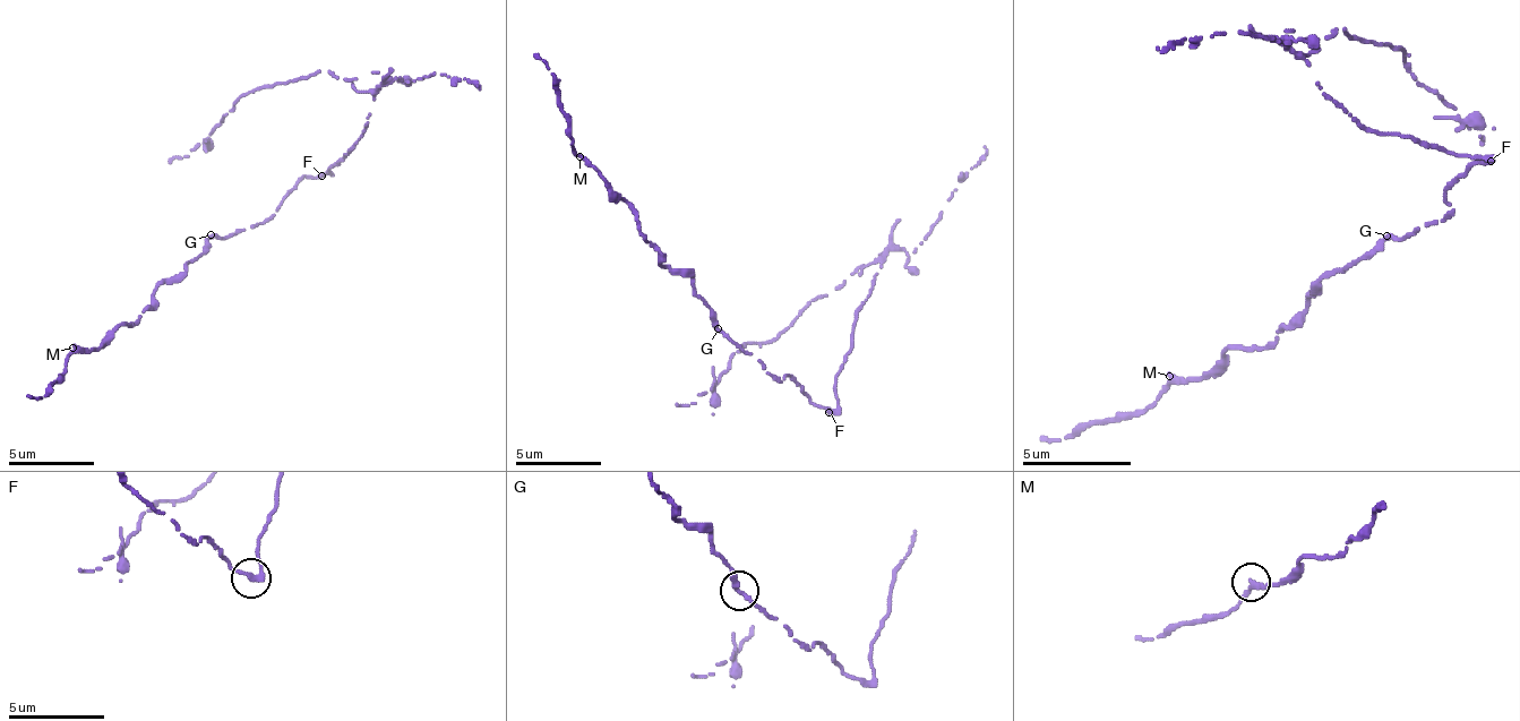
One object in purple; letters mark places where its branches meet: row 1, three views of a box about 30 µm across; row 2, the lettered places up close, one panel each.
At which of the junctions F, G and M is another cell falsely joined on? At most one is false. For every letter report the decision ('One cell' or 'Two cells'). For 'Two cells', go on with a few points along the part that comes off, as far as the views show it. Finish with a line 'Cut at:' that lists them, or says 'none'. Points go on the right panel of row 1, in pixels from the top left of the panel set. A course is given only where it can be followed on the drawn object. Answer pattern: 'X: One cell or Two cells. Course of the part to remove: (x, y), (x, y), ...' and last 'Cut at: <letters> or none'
F: Two cells. Course of the part to remove: (1490, 160), (1365, 132), (1316, 84), (1305, 57), (1316, 40), (1344, 29), (1397, 45), (1402, 61), (1478, 143)
G: One cell
M: One cell
Cut at: F

